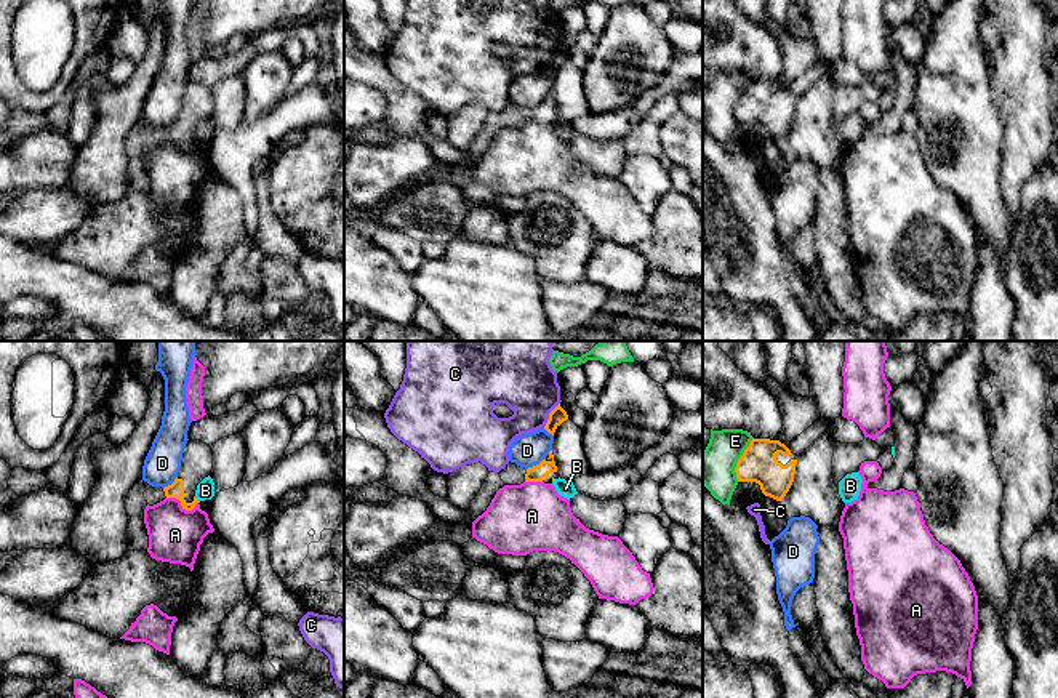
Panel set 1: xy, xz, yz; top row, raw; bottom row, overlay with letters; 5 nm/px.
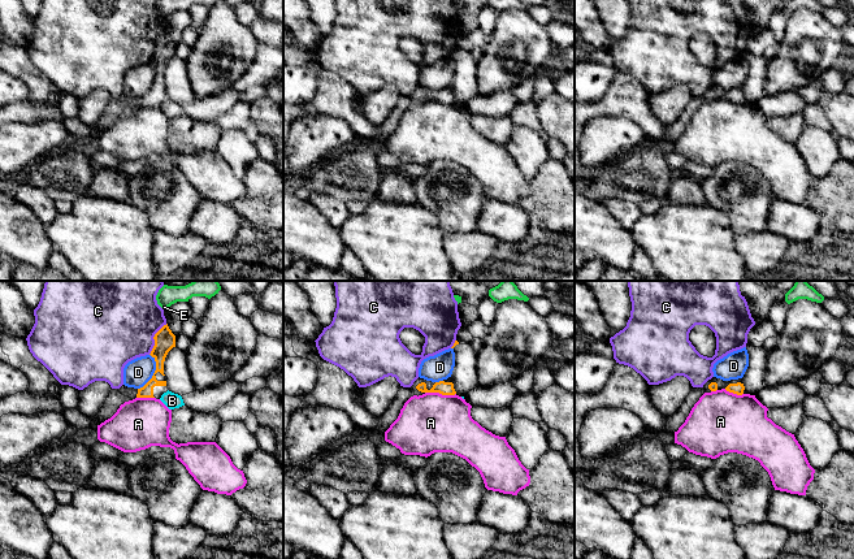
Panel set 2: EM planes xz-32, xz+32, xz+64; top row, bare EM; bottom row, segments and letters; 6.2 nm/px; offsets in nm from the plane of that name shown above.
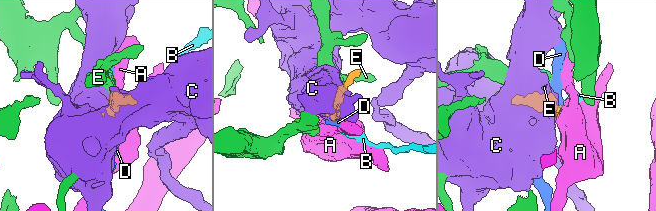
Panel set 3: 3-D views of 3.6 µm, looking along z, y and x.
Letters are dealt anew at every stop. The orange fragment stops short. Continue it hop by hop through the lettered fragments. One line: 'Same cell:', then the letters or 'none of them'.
Same cell: none of them

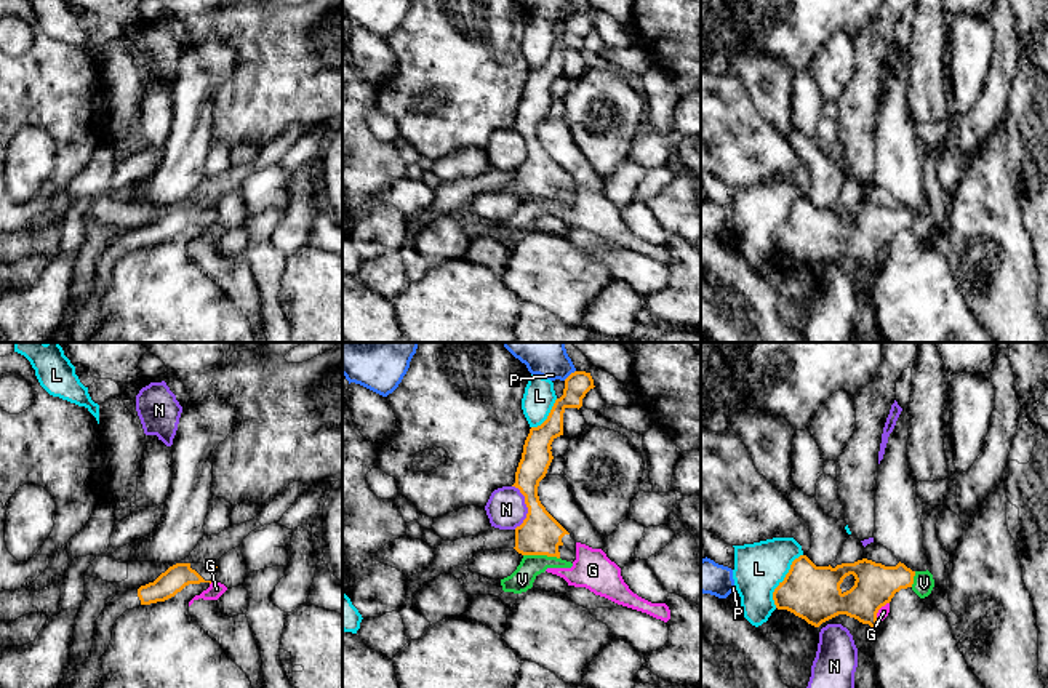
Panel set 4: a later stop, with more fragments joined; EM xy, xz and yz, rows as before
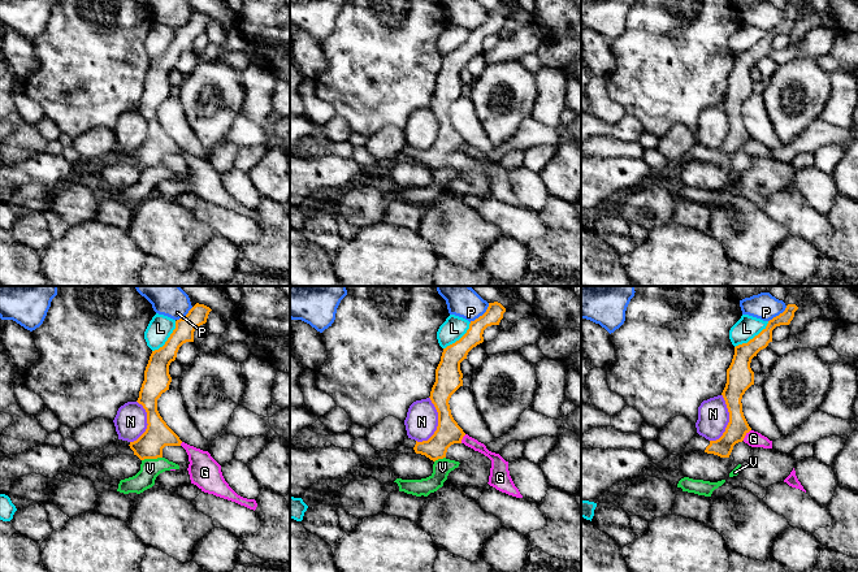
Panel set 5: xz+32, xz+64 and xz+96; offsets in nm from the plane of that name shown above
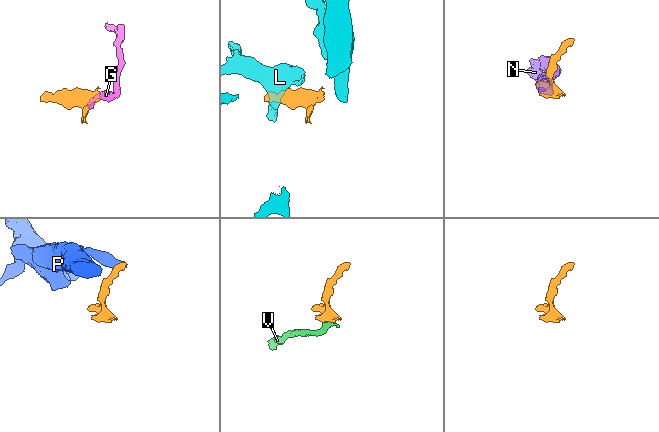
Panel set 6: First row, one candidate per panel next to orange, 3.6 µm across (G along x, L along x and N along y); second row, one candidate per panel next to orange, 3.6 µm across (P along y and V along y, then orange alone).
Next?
Same cell: none of them

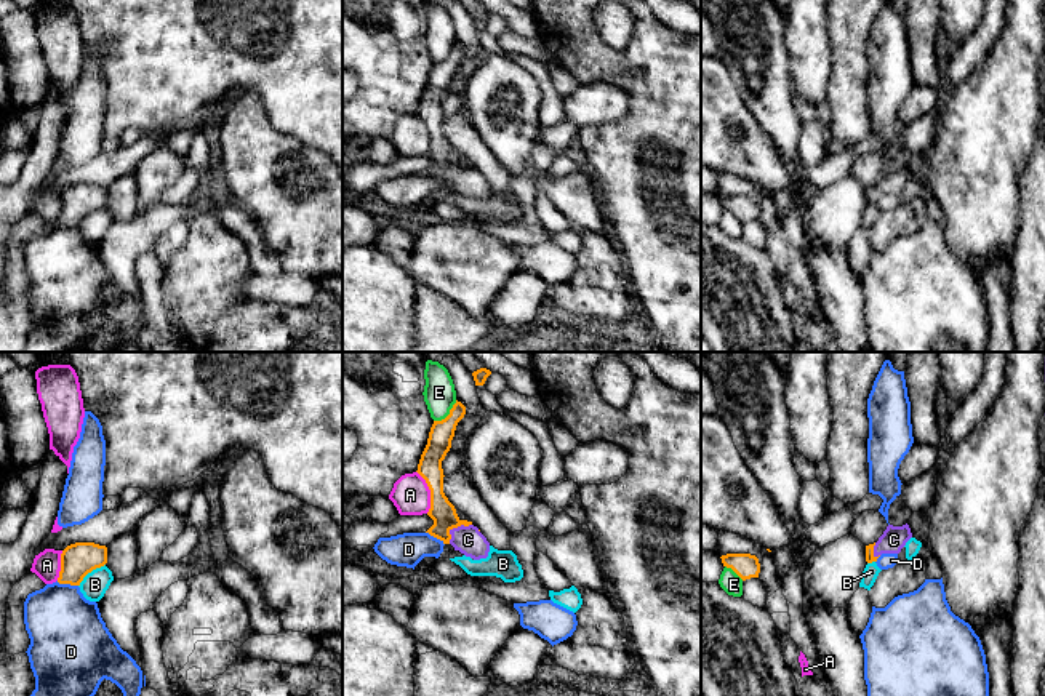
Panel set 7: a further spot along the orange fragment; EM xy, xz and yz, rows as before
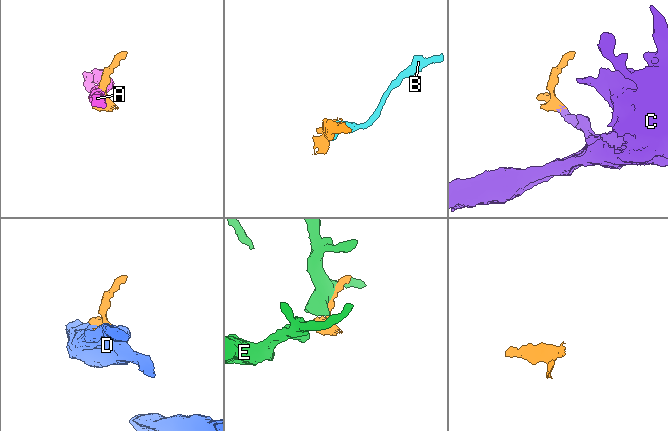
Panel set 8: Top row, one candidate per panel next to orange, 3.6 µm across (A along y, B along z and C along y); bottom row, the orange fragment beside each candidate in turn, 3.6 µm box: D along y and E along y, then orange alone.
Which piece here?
Same cell: C

